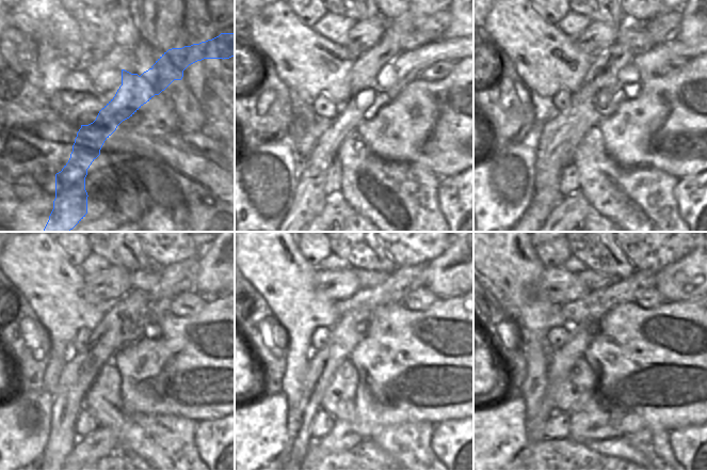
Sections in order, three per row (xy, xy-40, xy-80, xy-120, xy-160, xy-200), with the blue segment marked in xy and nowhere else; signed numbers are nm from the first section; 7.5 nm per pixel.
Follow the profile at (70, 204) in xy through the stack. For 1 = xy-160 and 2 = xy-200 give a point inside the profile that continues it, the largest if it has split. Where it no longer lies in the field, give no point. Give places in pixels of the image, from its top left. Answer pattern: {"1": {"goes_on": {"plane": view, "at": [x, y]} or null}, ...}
{"1": {"goes_on": {"plane": "xy-160", "at": [352, 327]}}, "2": {"goes_on": {"plane": "xy-200", "at": [561, 361]}}}

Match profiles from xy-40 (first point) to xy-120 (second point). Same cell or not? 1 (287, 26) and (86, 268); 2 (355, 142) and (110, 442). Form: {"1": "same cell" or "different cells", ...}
{"1": "different cells", "2": "different cells"}

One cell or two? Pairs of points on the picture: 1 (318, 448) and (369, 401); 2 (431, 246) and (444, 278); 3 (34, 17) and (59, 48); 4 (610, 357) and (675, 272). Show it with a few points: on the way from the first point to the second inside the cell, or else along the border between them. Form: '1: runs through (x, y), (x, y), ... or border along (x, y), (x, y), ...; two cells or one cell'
1: runs through (334, 442), (349, 434), (366, 417); one cell
2: border along (450, 242), (435, 258), (427, 264); two cells
3: runs through (35, 25), (51, 41); one cell
4: border along (692, 300), (667, 301); two cells

